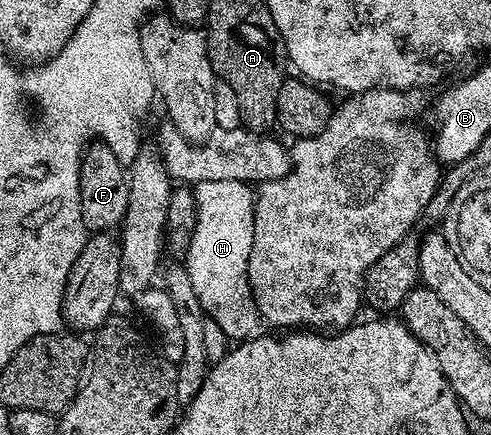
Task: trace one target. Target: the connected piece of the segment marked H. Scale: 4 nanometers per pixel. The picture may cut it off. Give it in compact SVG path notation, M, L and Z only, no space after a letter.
M210 179L194 184L195 228L187 246L185 266L193 291L197 295L206 318L212 319L225 331L231 341L256 339L261 334L261 316L249 294L247 270L253 249L253 225L255 224L256 192L241 181L221 181Z

